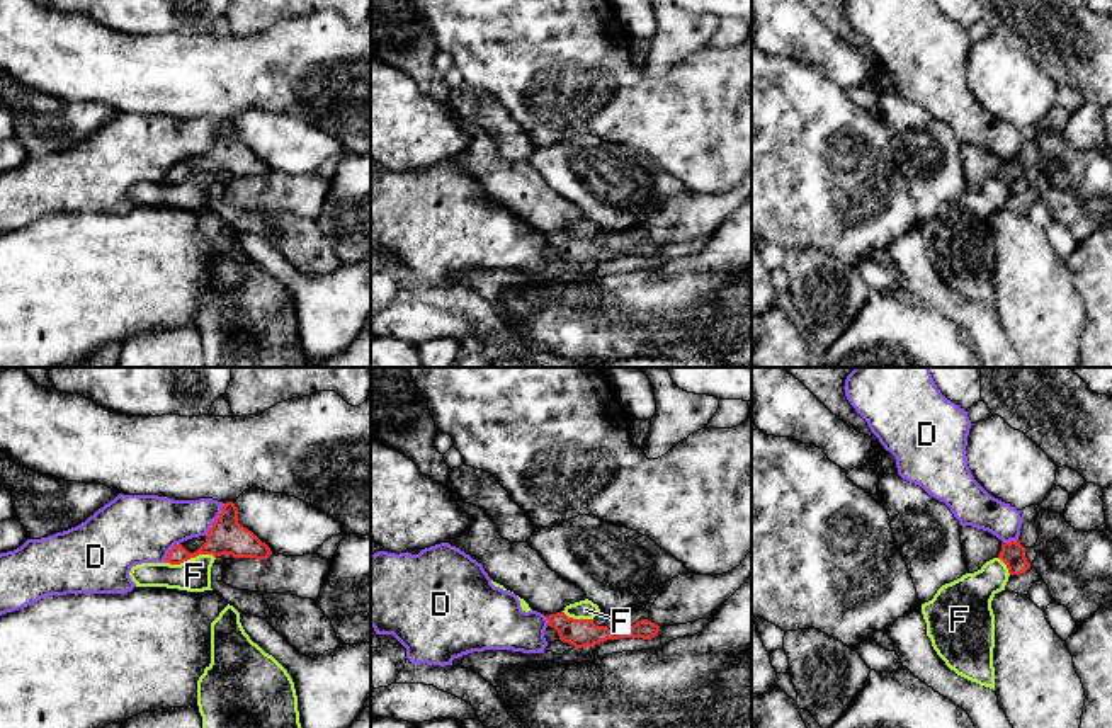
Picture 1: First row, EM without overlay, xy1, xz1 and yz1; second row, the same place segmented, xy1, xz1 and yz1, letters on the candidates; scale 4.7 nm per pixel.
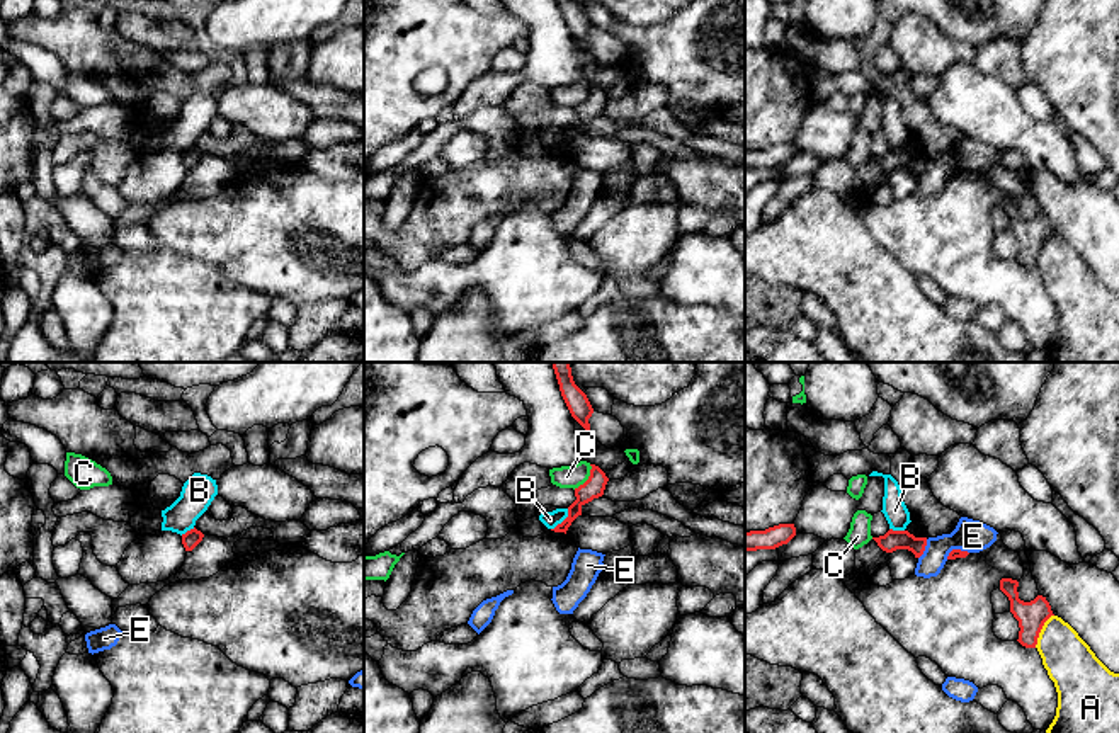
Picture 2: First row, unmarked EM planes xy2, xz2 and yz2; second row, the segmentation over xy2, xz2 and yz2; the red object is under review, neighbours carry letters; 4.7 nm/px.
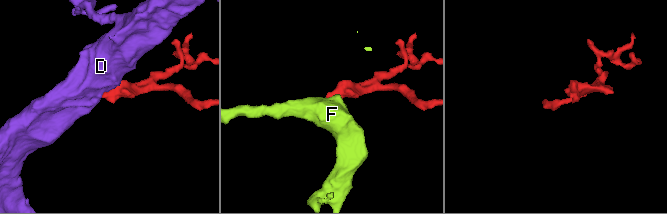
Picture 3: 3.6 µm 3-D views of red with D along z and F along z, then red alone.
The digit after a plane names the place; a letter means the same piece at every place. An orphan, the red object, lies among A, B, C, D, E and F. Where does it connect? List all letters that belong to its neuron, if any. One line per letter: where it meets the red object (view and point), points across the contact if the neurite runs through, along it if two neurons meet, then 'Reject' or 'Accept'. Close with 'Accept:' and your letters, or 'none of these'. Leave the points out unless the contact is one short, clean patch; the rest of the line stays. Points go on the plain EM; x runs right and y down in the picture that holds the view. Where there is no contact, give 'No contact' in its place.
A: Touches red at yz2 (1039, 250). Reject
B: Touches red at xz2 (563, 140). Boundary: xz2 (568, 128), (568, 133), (551, 148). Reject
C: Touches red at xz2 (589, 97). Boundary: xz2 (590, 84), (590, 94), (573, 107). Reject
D: Touches red at xy1 (216, 138). Boundary: xy1 (225, 123), (204, 153). Reject
E: Touches red at yz2 (924, 169). Boundary: yz2 (927, 159), (925, 169), (919, 177). Reject
F: Touches red at xy1 (189, 177). Boundary: xy1 (215, 176), (196, 174), (179, 182), (165, 182). Reject
Accept: none of these

